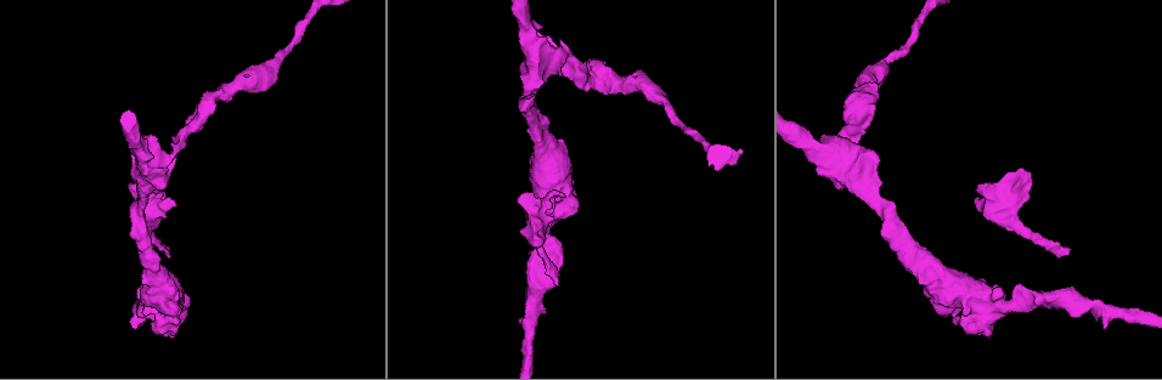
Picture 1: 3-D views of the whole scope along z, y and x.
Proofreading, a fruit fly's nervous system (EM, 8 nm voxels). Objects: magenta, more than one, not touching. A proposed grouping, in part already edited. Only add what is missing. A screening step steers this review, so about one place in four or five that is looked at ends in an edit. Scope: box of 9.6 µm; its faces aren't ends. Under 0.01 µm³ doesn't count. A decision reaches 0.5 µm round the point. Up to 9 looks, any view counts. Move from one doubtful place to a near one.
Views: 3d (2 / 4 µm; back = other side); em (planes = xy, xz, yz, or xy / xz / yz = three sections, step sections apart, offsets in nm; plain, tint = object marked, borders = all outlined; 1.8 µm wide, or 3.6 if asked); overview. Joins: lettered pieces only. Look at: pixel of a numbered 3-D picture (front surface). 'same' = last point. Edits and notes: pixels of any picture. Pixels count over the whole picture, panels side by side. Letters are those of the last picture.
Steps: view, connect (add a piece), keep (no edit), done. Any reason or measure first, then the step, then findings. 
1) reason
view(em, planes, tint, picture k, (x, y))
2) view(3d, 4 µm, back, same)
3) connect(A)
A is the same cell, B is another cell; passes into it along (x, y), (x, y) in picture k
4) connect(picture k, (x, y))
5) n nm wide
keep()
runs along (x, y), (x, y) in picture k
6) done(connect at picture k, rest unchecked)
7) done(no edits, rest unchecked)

sudden change in width
view(3d, 4 µm, picture 1, (141, 150))

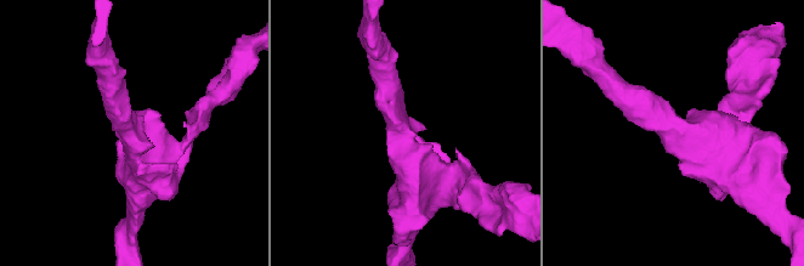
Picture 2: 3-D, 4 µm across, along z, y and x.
arms of 340, 650 nm; need the tissue
view(em, 3.6 µm, planes, borders, picture 2, (690, 135))

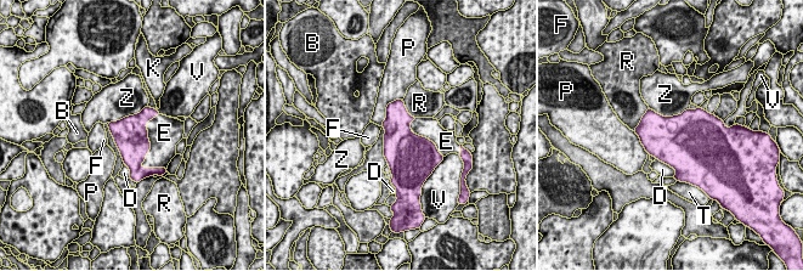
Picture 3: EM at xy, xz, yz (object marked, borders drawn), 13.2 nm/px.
440 nm wide
connect(E)
E is the same cell, B, D, F, K, P, R, T, V and Z are other cells; passes into it along (130, 134), (148, 139), (164, 133) in picture 3; it goes on there

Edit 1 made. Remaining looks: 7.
redraw
view(overview)

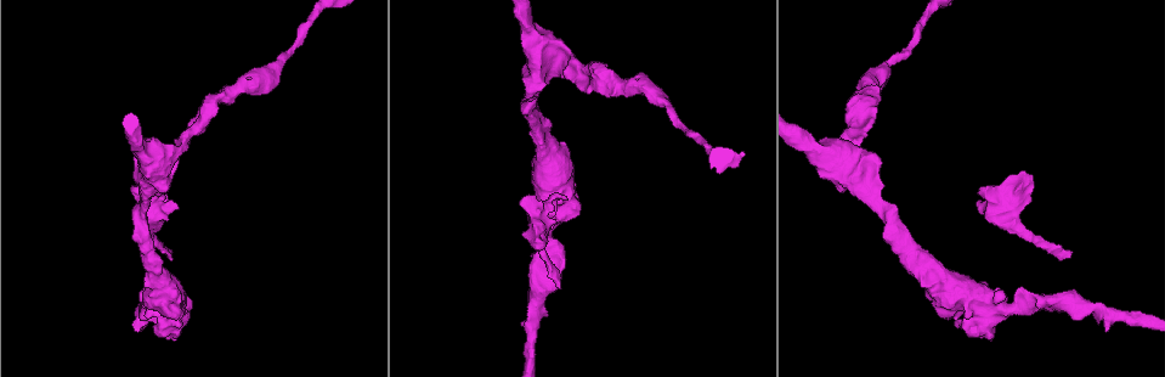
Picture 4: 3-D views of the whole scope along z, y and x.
abrupt turn
view(3d, 4 µm, picture 4, (552, 185))

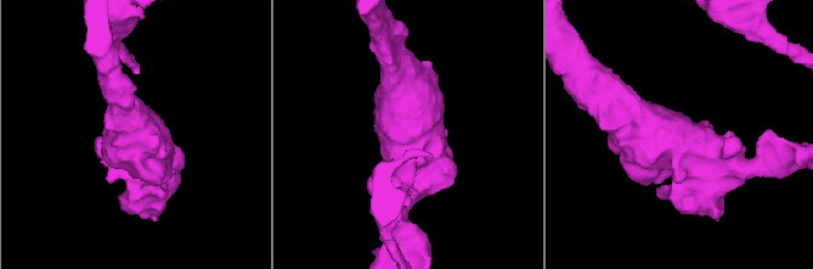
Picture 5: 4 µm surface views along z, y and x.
need the tissue
view(em, 3.6 µm, yz, step 8, tint, picture 5, (677, 143))

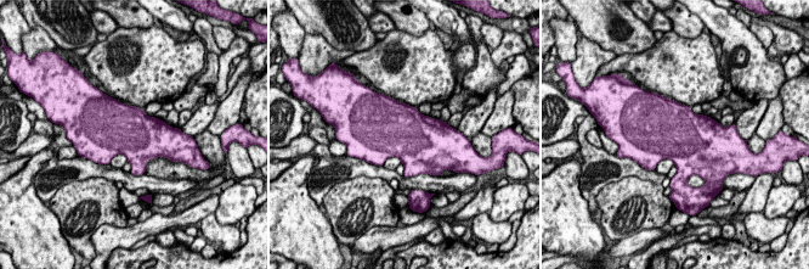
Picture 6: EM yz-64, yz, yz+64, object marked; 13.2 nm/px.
view(em, 3.6 µm, planes, borders, same)

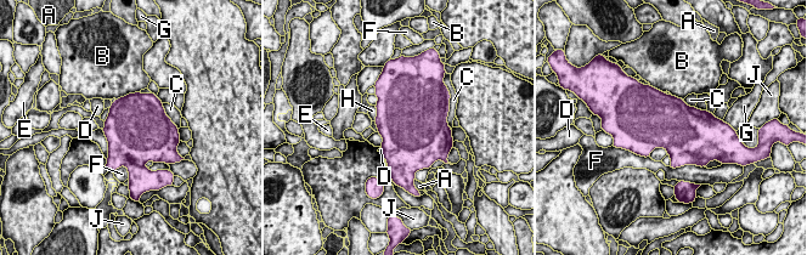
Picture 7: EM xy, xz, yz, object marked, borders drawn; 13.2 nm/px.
B touches over 340 nm
keep()
A, B, C, D, E, F, G, H and J are other cells; border along (377, 132), (382, 137), (381, 146) in picture 7; none of them fits

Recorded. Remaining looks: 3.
free end
view(em, planes, borders, picture 4, (555, 206))

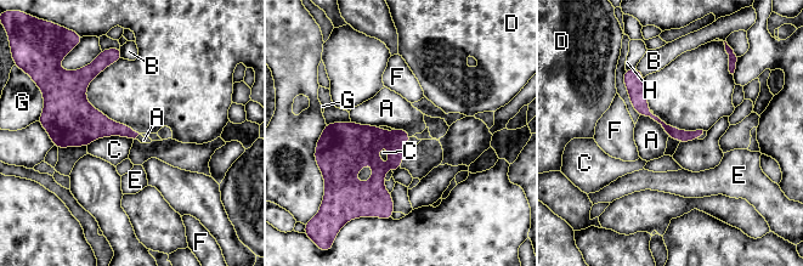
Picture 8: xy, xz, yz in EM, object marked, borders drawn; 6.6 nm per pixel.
keep()
A, B, C, D, E, F, G and H are other cells; runs along (635, 73), (639, 103), (672, 132), (695, 136) in picture 8; no lettered piece goes on from it

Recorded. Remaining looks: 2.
done(connect at picture 3, rest unchecked)

